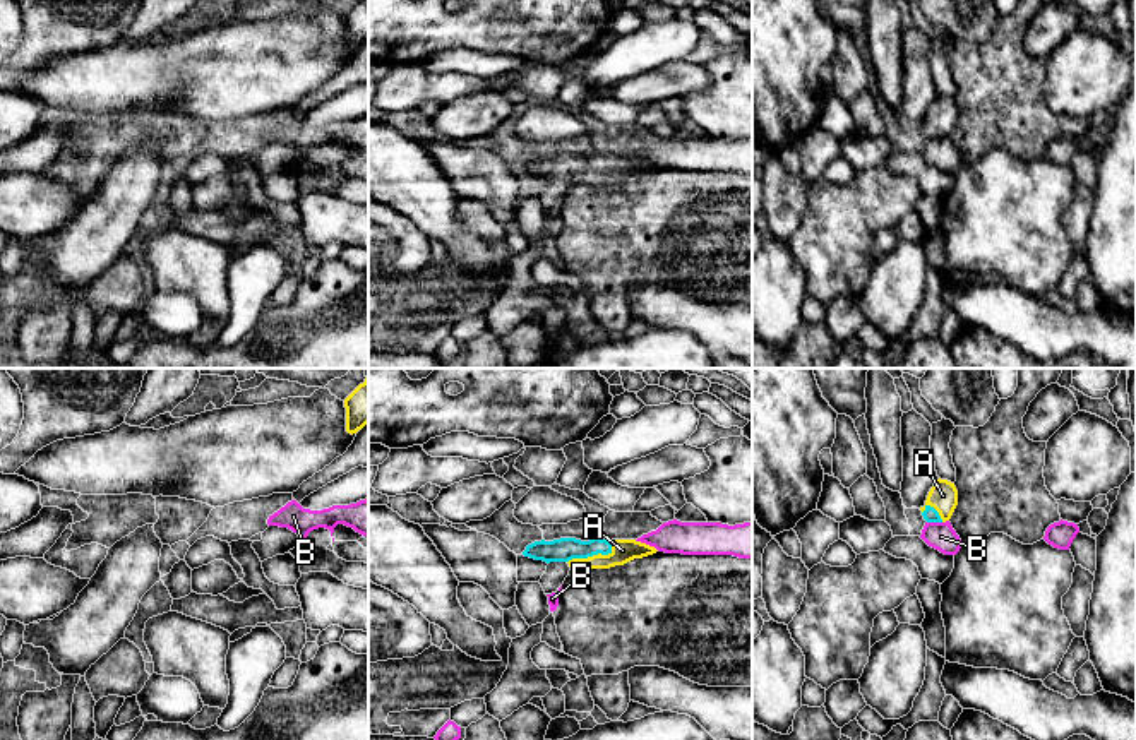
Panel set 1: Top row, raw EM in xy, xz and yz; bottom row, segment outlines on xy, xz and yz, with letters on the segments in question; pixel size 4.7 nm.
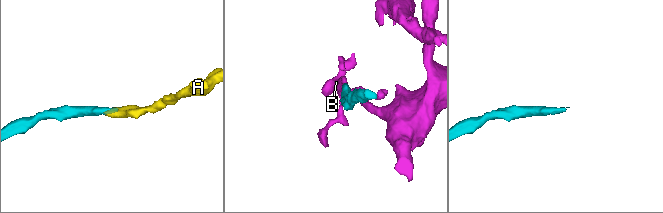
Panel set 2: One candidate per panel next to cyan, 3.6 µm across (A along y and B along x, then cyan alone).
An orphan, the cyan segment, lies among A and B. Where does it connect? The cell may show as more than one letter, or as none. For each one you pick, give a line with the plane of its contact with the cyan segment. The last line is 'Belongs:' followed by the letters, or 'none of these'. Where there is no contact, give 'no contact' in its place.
A: contact in xz
Belongs: A

